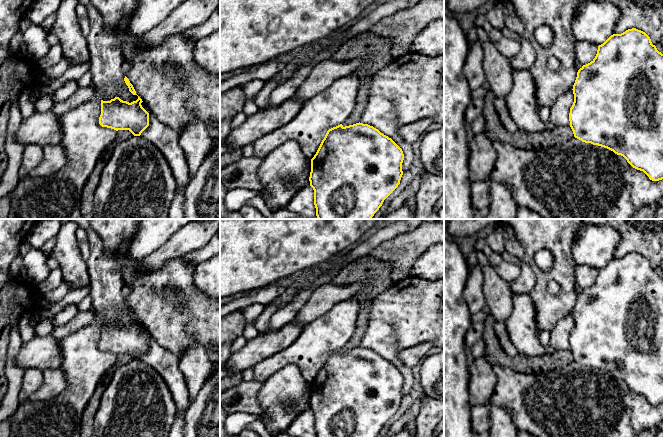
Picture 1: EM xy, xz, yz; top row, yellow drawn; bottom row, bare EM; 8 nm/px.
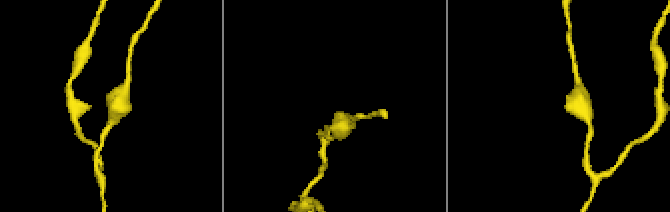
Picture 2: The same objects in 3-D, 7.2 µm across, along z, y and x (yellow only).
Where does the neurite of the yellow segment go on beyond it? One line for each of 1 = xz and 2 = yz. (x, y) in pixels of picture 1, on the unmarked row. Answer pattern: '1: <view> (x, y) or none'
1: none
2: none

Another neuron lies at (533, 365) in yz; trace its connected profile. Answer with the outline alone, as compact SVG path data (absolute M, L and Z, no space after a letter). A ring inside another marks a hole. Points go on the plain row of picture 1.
M487 314L483 324L483 337L485 342L484 357L491 363L502 367L507 367L515 372L523 374L537 375L554 369L559 369L568 363L574 361L570 350L555 351L553 354L544 354L541 356L519 356L511 357L507 355L497 338L494 329L494 317Z

